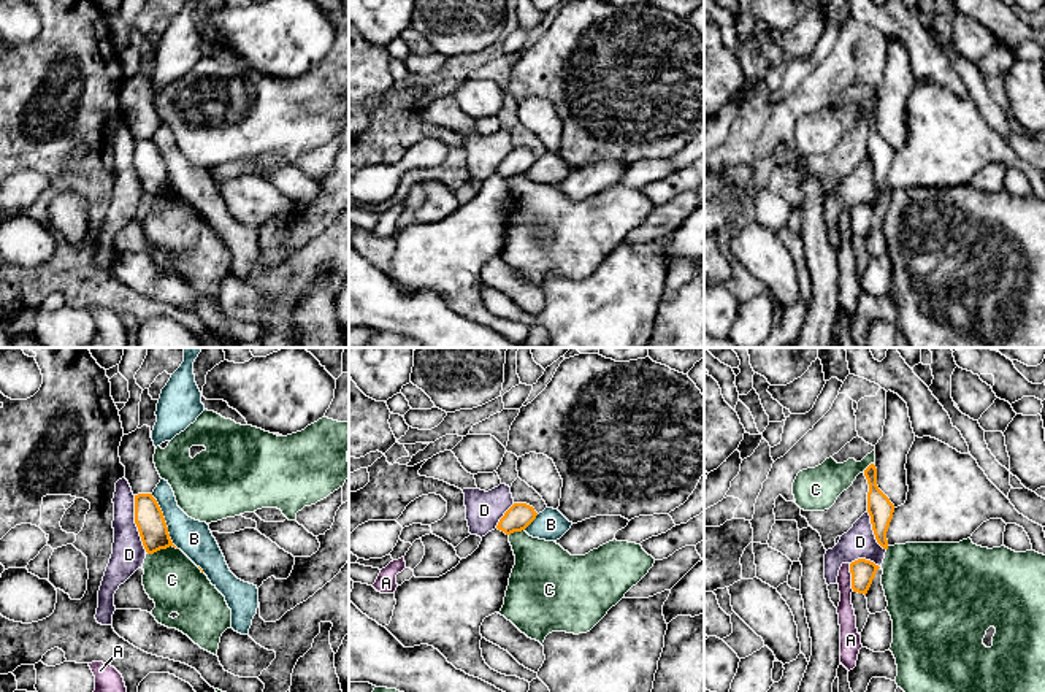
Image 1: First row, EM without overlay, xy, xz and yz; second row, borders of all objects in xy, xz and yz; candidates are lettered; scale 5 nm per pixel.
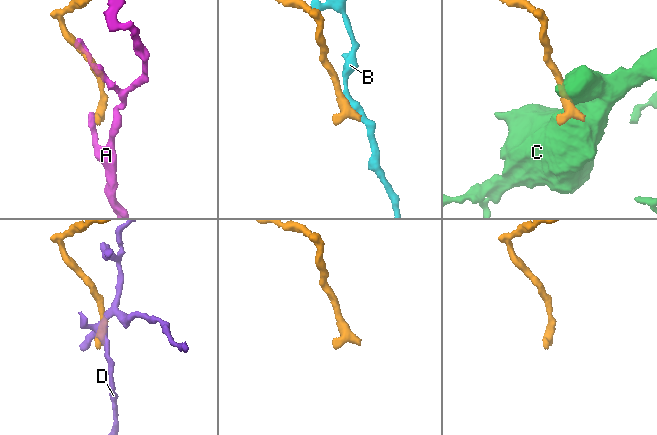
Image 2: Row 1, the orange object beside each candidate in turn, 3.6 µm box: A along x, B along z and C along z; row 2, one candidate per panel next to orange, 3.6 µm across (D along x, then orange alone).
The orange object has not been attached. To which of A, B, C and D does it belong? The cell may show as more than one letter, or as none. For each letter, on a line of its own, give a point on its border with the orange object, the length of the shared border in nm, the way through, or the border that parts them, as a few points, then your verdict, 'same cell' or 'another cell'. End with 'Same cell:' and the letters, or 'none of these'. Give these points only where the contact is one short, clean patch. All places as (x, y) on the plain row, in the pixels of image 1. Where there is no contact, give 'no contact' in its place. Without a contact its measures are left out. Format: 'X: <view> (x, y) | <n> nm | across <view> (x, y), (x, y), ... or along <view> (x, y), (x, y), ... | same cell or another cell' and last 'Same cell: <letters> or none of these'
A: yz (852, 222) | 150 nm | along yz (849, 208), (853, 235) | another cell
B: xy (164, 165) | 320 nm | another cell
C: xy (160, 192) | 160 nm | another cell
D: xy (135, 167) | 300 nm | another cell
Same cell: none of these

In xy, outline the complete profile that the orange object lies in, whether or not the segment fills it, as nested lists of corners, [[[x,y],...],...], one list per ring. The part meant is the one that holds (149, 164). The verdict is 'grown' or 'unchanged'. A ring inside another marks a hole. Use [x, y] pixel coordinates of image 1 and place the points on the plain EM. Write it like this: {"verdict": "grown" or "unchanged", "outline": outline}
{"verdict": "unchanged", "outline": [[[152,138],[135,140],[135,168],[147,198],[170,190],[176,192],[170,183],[163,157]]]}

